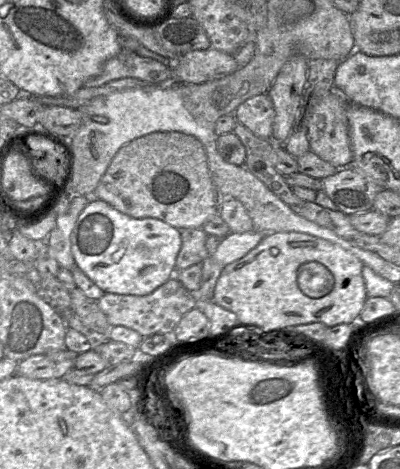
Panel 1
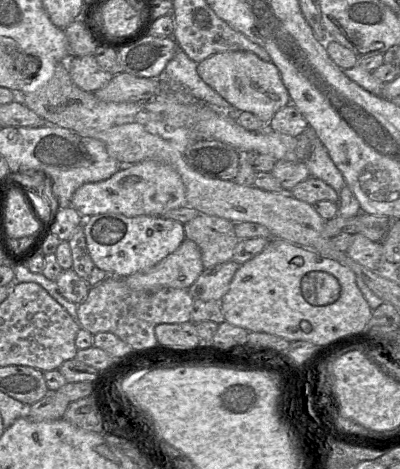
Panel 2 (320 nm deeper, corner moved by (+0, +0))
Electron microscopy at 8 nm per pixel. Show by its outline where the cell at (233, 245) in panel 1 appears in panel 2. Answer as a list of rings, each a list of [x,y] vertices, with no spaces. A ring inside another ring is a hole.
[[[234,260],[204,269],[196,281],[187,289],[193,299],[221,301],[227,293],[239,264]]]

